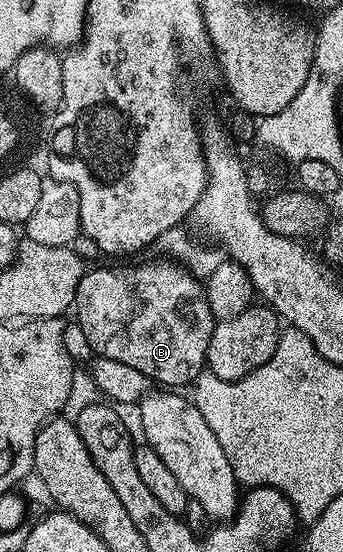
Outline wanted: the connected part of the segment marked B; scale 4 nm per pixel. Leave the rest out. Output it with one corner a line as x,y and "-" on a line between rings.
158,261
162,262
89,269
78,284
74,313
93,355
130,364
130,368
138,368
150,380
161,378
164,382
192,384
199,374
205,373
210,336
218,319
212,315
208,297
204,295
203,281
175,261

